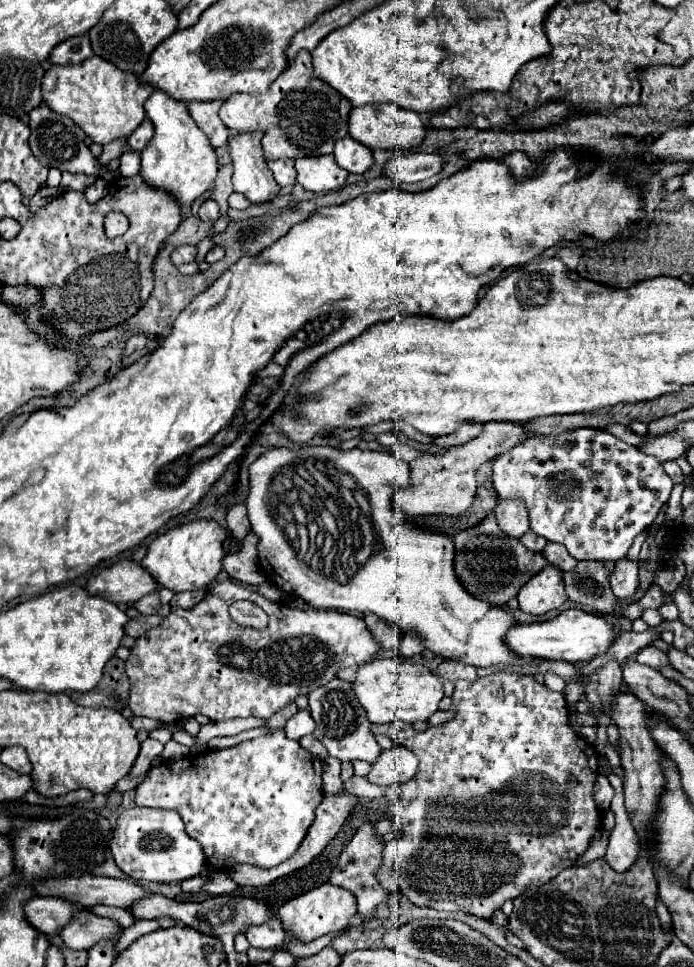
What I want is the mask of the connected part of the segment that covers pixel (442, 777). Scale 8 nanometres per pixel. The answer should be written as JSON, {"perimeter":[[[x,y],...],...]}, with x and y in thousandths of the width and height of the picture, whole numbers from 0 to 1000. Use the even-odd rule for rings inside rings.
{"perimeter":[[[716,695],[710,699],[699,699],[684,703],[682,707],[676,705],[656,705],[656,716],[653,716],[653,728],[659,730],[659,740],[641,749],[621,751],[612,757],[598,757],[592,749],[537,749],[537,759],[555,759],[566,765],[569,771],[584,771],[589,774],[601,784],[604,784],[604,796],[598,805],[575,813],[575,823],[561,829],[558,834],[558,846],[578,850],[578,858],[572,852],[572,862],[566,869],[555,871],[552,875],[552,893],[543,898],[540,906],[549,916],[555,916],[561,922],[572,922],[586,927],[598,937],[612,937],[612,939],[627,939],[627,941],[641,941],[641,943],[673,943],[687,949],[707,951],[710,943],[725,939],[731,931],[739,931],[751,927],[759,918],[765,916],[780,916],[797,910],[811,898],[820,898],[831,891],[846,881],[846,875],[866,854],[866,840],[860,831],[854,829],[854,809],[860,805],[860,776],[854,769],[849,769],[843,763],[829,759],[820,747],[820,732],[817,724],[808,716],[794,716],[785,707],[780,707],[771,699],[748,699],[736,695]],[[820,800],[829,805],[831,813],[800,813],[800,811],[817,811]]]}

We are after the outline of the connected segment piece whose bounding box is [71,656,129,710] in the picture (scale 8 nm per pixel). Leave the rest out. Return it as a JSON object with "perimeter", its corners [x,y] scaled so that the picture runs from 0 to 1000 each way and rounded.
{"perimeter":[[[163,678],[157,683],[157,689],[148,691],[146,705],[131,716],[105,716],[105,726],[114,730],[131,730],[131,732],[163,732],[177,734],[186,724],[186,701],[180,697],[180,685]]]}

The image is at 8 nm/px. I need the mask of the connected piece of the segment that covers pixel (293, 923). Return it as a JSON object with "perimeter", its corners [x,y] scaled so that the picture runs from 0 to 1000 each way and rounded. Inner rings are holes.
{"perimeter":[[[474,912],[434,925],[425,931],[416,931],[414,935],[408,935],[399,943],[408,960],[414,966],[425,968],[434,974],[448,974],[460,968],[477,966],[477,964],[491,964],[503,958],[506,949],[514,945],[514,933],[509,931],[506,922],[497,922],[494,918],[486,918]]]}

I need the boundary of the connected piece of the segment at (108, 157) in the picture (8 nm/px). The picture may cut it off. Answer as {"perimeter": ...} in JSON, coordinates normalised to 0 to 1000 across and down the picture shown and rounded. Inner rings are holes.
{"perimeter":[[[180,143],[157,147],[154,151],[148,151],[148,157],[146,157],[146,161],[140,163],[140,168],[143,168],[146,172],[154,172],[154,170],[157,170],[163,163],[171,163],[171,161],[174,161],[177,151],[180,151]]]}

